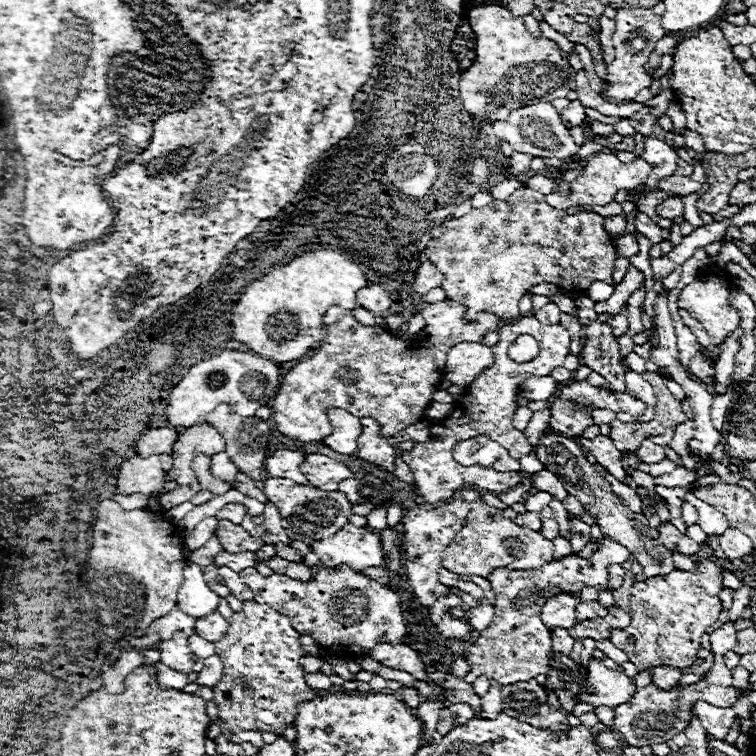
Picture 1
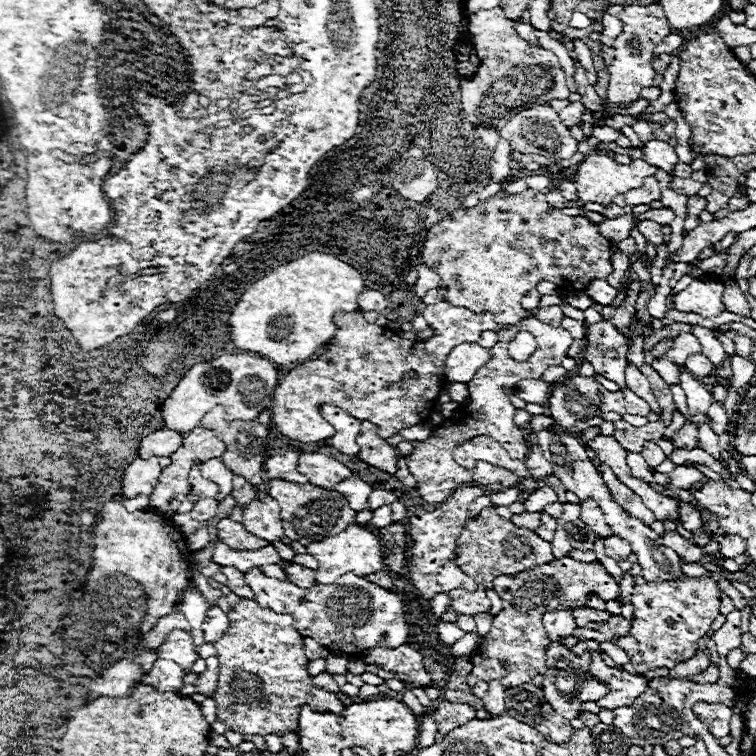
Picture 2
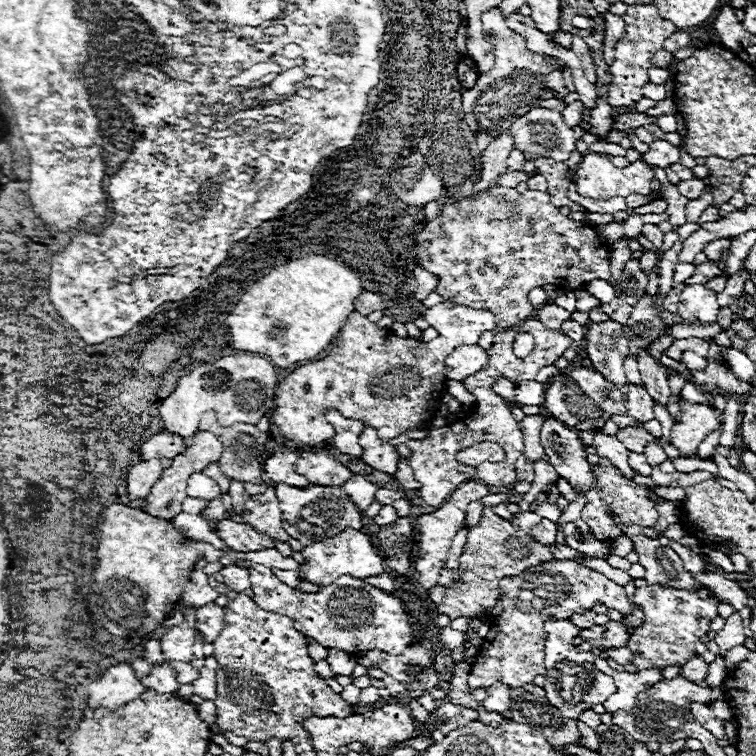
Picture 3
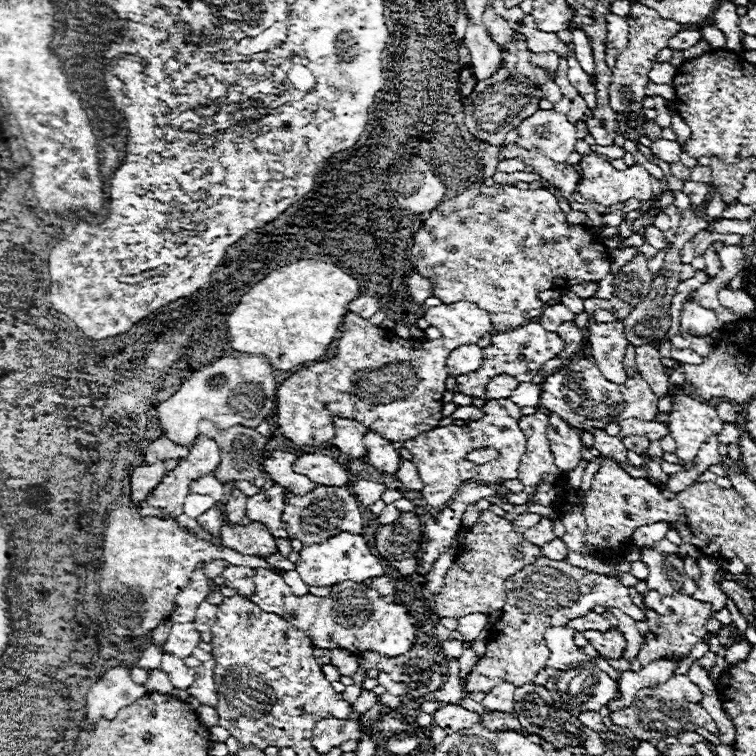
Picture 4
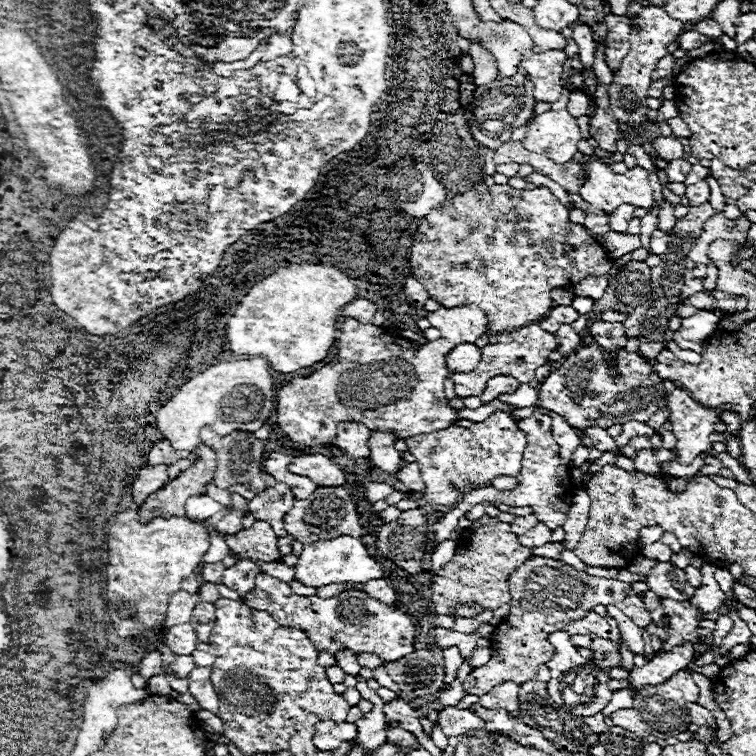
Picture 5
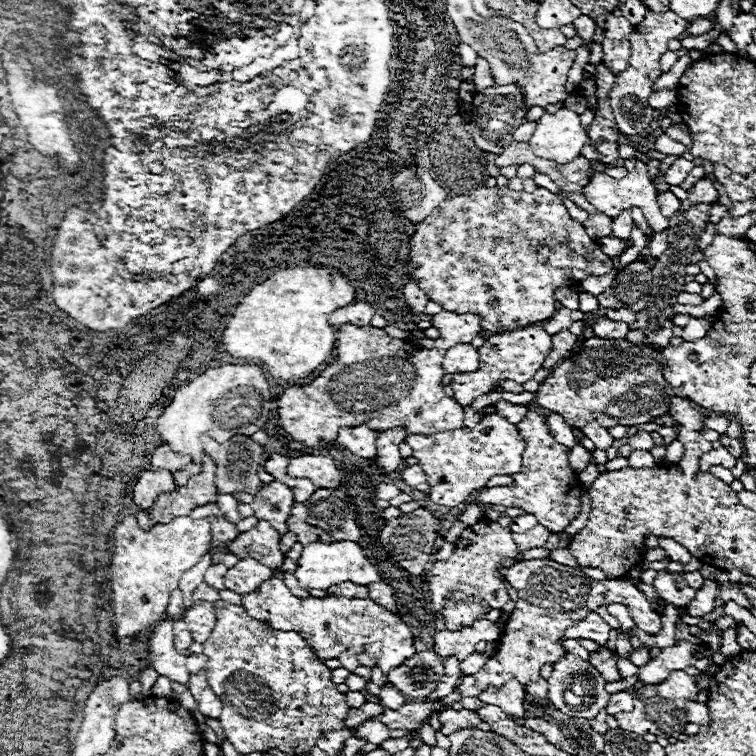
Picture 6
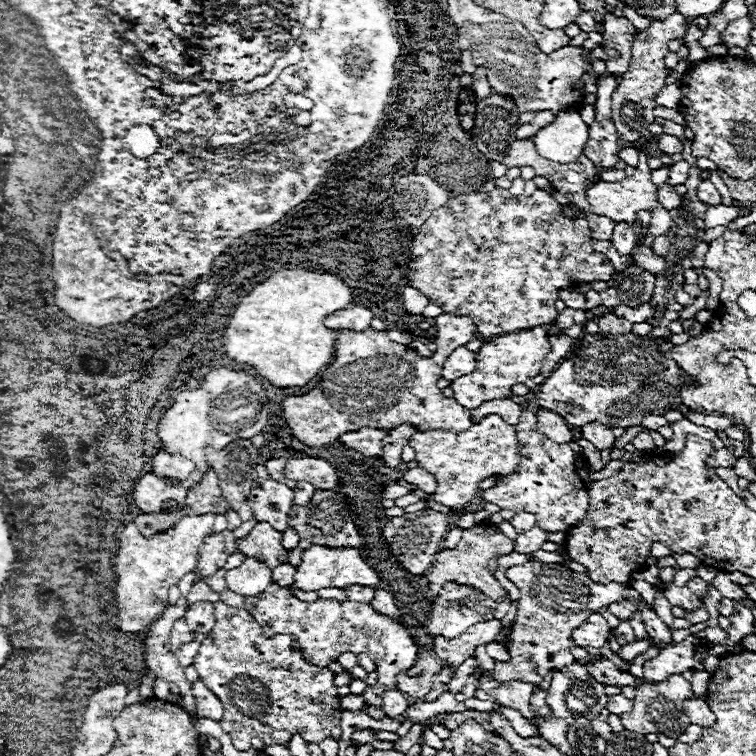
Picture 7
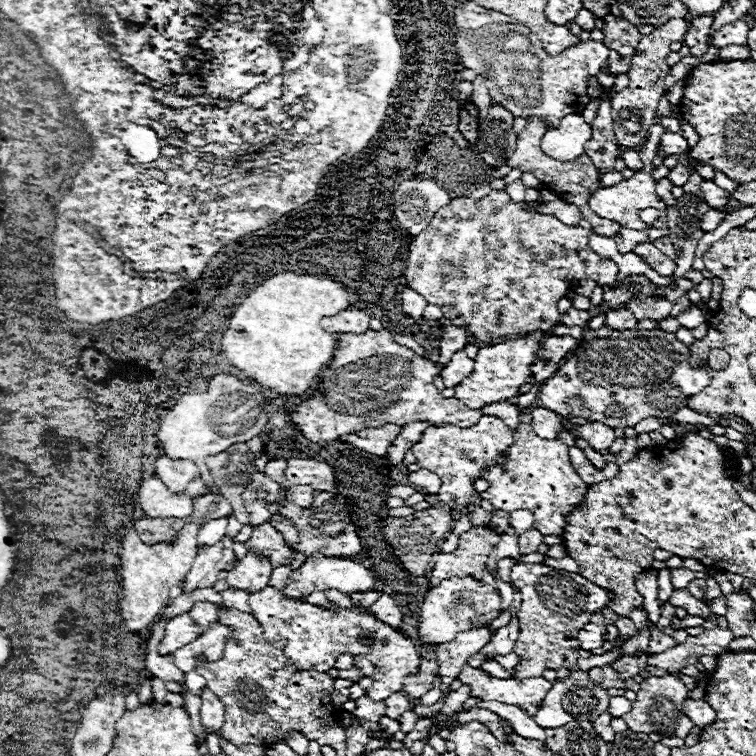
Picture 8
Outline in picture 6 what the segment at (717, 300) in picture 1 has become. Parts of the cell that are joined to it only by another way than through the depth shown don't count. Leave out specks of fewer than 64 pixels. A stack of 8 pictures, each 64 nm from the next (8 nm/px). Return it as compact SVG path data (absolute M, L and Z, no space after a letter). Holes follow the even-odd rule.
M692 318L692 320L684 326L682 338L684 338L684 340L698 340L698 338L702 338L702 336L710 330L710 326L712 326L710 320L704 320L704 318Z

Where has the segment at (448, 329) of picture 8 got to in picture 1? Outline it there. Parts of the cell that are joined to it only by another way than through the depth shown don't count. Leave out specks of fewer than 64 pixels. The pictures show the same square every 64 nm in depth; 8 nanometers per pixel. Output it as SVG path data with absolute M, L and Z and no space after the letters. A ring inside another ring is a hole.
M452 300L426 304L422 310L422 316L426 320L428 336L422 342L404 344L400 352L394 352L390 344L390 332L386 332L382 326L364 326L354 318L352 312L332 306L332 310L328 310L324 316L324 322L328 326L328 336L320 342L312 358L300 360L282 378L282 384L272 400L272 418L276 422L278 432L282 432L284 436L292 440L302 440L302 442L322 440L328 434L332 434L332 426L324 414L324 410L330 406L348 410L356 418L364 418L364 416L376 418L380 422L380 434L384 434L384 438L394 436L400 430L424 420L424 412L430 406L434 392L440 388L440 382L442 382L440 374L444 370L448 350L462 342L480 342L486 332L490 330L498 332L500 328L500 322L490 312L480 312L474 322L466 322L464 314L466 314L466 306Z

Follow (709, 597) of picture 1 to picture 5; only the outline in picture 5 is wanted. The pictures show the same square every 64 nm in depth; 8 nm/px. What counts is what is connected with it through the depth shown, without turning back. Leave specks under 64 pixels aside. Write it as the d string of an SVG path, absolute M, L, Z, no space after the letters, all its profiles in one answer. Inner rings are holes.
M662 600L662 608L664 614L668 616L670 622L670 630L668 630L668 640L664 642L662 650L672 650L674 646L682 646L686 642L694 642L698 640L698 620L696 616L700 616L700 612L696 610L696 606L692 606L690 602L676 602L676 600Z

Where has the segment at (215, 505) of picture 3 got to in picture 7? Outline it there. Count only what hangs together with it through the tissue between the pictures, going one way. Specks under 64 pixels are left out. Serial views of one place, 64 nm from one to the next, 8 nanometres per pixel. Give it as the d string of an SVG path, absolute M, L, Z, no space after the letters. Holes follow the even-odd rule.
M194 572L186 574L178 582L178 588L182 592L182 600L178 602L176 610L166 610L166 614L150 626L148 638L146 638L146 664L148 664L148 670L152 674L156 674L156 678L164 678L168 682L174 682L180 688L182 708L196 718L196 698L192 696L192 688L184 676L184 670L178 664L178 658L166 648L172 624L176 622L176 618L182 618L186 612L186 594L192 586L194 586Z

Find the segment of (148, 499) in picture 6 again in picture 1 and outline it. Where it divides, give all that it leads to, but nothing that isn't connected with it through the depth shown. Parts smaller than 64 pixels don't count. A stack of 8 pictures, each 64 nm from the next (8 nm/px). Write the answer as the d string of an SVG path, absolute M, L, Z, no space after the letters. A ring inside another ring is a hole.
M134 456L126 460L118 474L118 494L130 496L130 494L156 494L156 490L172 490L176 482L164 480L164 470L160 466L158 456Z

